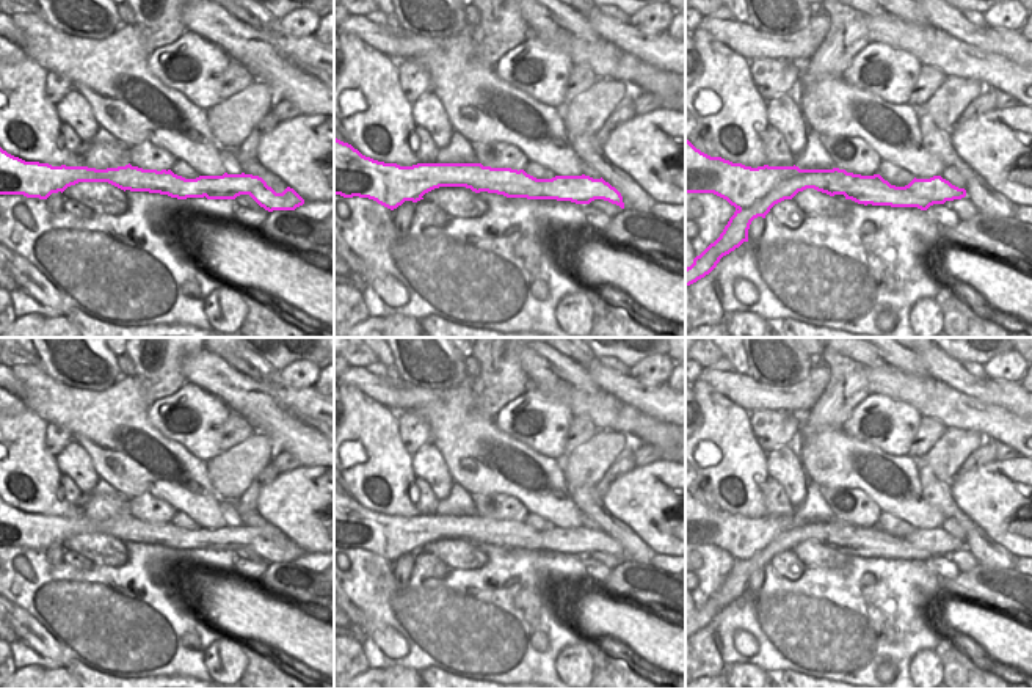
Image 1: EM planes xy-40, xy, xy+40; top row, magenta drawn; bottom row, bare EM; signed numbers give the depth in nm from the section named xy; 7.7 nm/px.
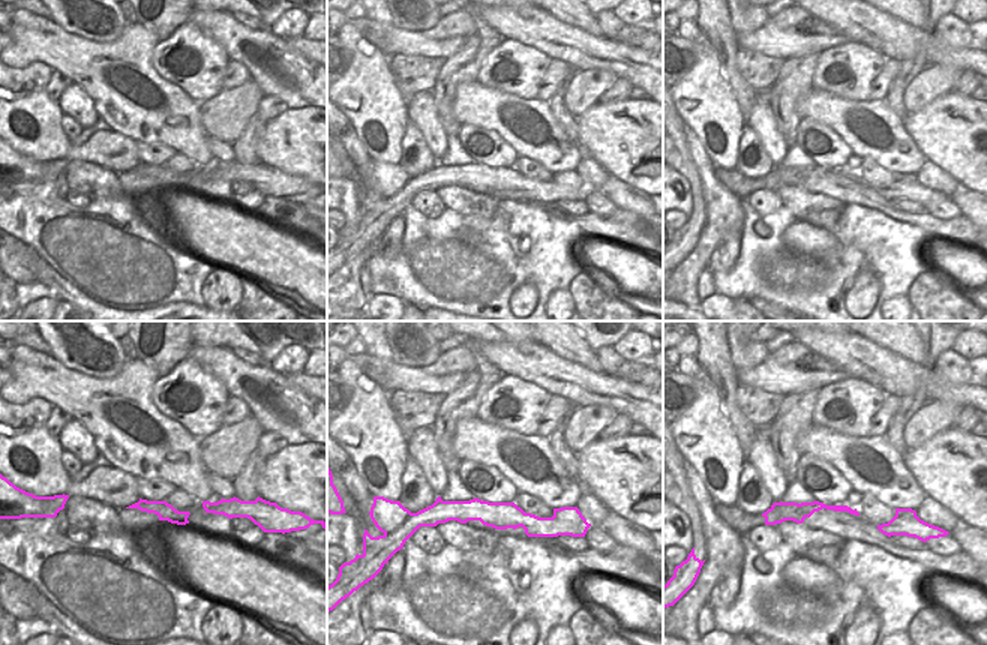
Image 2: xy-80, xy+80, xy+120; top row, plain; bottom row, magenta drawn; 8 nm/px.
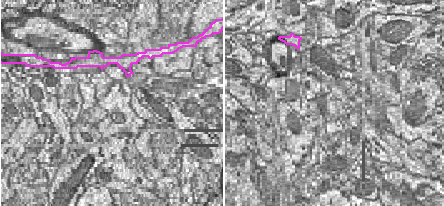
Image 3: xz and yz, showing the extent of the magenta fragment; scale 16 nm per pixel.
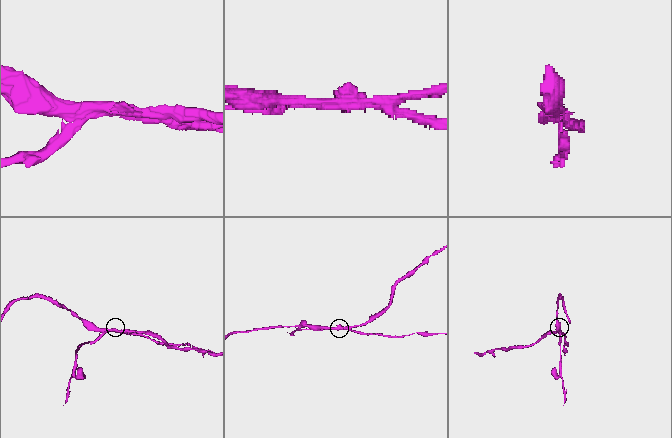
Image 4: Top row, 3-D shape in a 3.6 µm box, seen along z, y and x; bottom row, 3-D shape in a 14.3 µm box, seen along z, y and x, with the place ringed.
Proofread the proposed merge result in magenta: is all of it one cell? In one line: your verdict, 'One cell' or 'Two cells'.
Two cells.

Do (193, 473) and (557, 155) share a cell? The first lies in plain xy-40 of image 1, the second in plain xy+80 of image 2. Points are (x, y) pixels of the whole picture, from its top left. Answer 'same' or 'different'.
same

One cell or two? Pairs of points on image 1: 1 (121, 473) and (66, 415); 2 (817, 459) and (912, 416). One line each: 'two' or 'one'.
1: one
2: two

